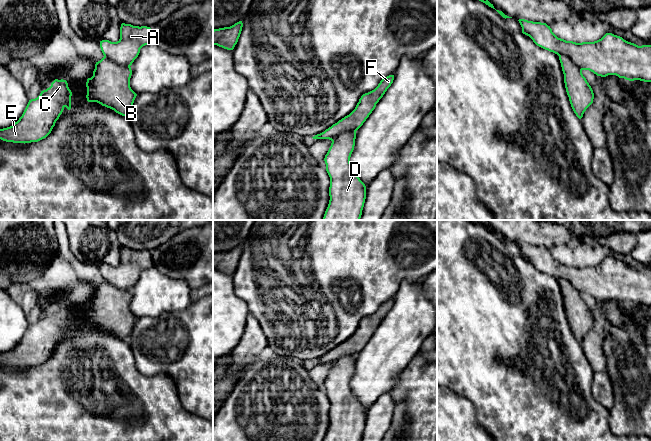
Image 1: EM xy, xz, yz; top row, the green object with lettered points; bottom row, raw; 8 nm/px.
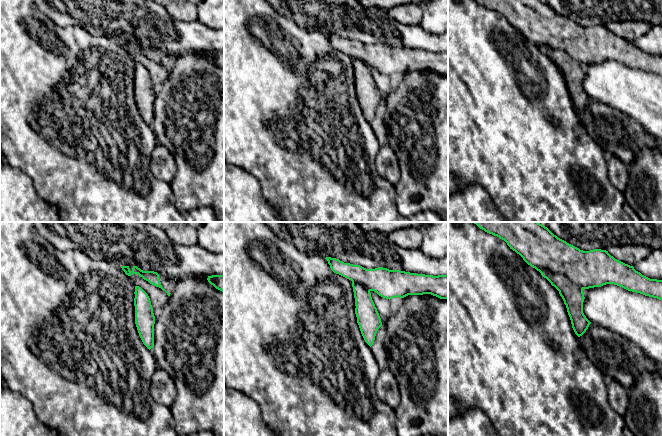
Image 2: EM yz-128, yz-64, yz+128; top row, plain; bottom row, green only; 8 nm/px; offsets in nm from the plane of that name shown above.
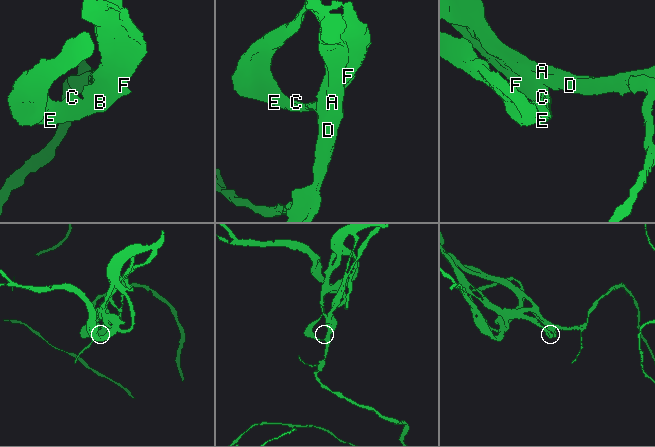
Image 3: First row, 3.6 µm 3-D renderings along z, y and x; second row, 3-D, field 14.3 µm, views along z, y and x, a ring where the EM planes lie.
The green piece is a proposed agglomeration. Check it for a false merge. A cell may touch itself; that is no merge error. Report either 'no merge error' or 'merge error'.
no merge error

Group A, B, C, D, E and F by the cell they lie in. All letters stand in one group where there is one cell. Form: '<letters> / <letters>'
A B C D E F

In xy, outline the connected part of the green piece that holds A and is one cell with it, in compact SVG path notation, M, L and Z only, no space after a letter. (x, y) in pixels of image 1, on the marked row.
M122 23L117 42L100 41L104 57L96 62L93 76L87 79L87 101L97 102L128 117L137 94L130 87L131 65L140 49L153 43L147 26Z

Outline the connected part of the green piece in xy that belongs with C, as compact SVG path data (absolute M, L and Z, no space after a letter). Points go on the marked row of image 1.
M55 79L37 98L29 100L17 122L0 129L0 139L25 144L46 138L64 108L71 109L71 96L67 81Z

